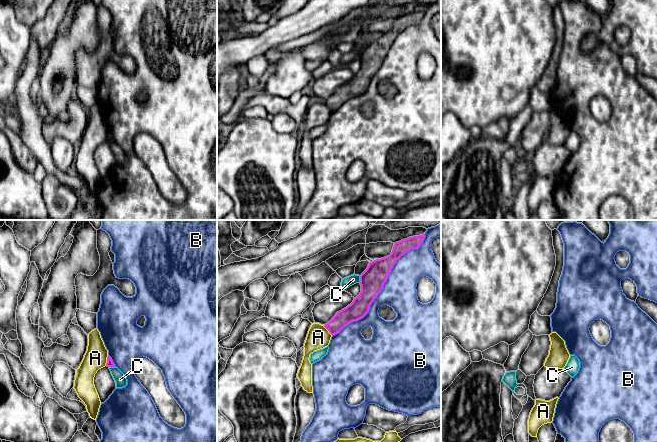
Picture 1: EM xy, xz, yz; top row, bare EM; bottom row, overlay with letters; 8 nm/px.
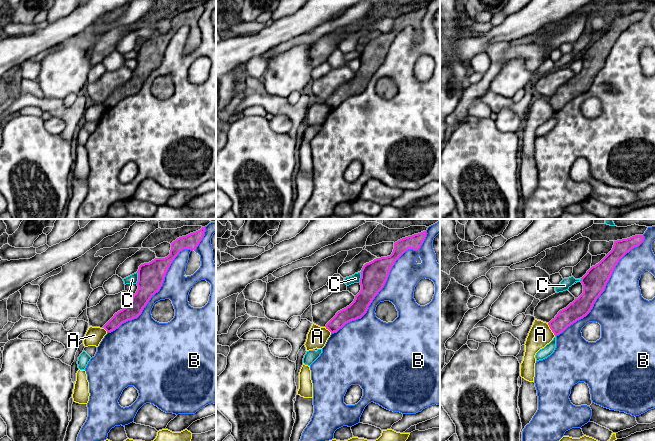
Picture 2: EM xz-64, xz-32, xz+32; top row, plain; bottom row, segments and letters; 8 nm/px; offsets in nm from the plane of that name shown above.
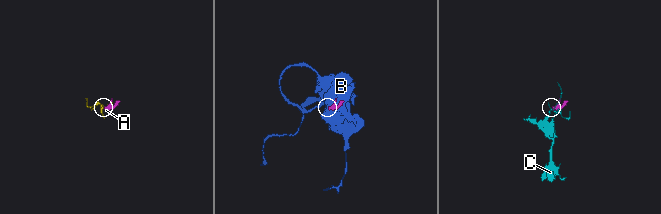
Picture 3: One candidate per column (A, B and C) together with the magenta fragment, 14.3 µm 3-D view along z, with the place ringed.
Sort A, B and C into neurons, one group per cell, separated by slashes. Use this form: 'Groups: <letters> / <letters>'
Groups: A / B / C

